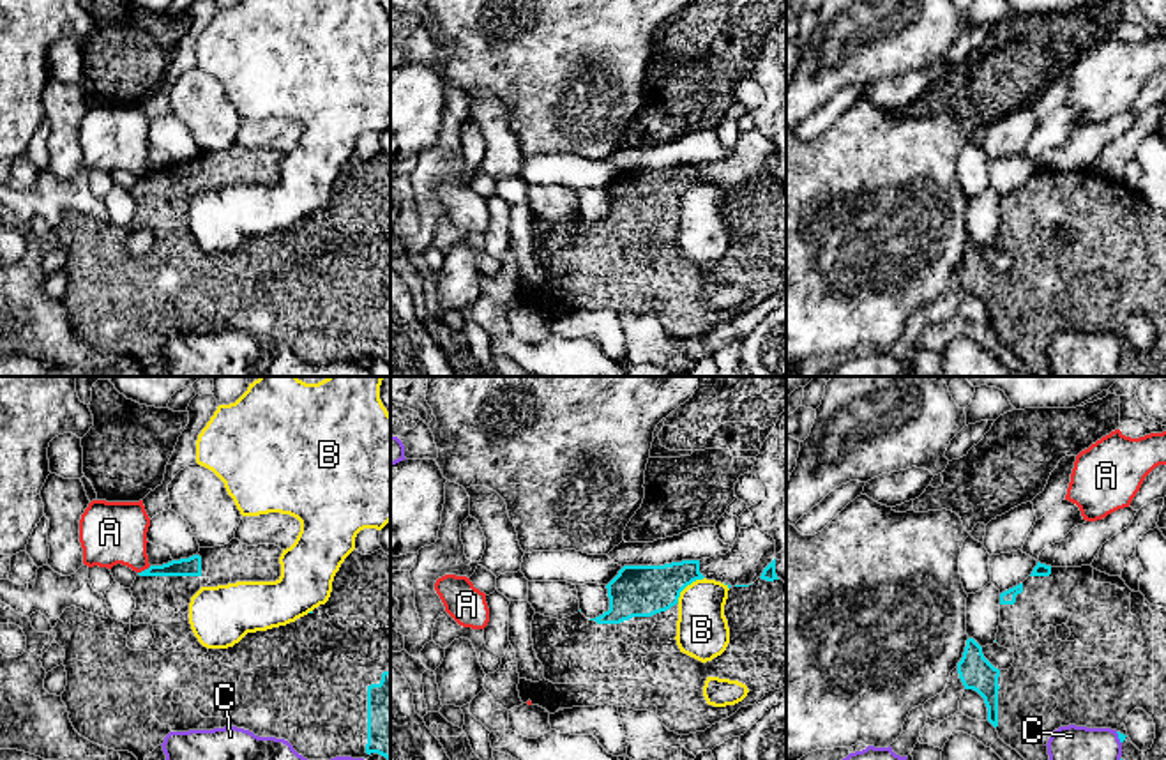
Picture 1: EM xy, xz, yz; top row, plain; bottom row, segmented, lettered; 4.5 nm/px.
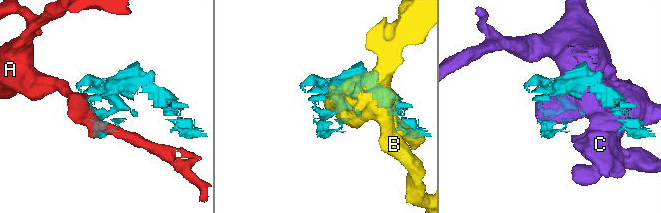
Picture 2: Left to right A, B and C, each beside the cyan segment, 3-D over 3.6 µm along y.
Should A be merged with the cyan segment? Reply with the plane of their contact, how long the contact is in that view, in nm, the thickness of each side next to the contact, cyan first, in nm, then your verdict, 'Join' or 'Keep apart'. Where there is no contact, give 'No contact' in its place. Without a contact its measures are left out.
Touches cyan in xy. Shared border 70 nm. Thickness 90 nm (cyan) against 280 nm. Keep apart

